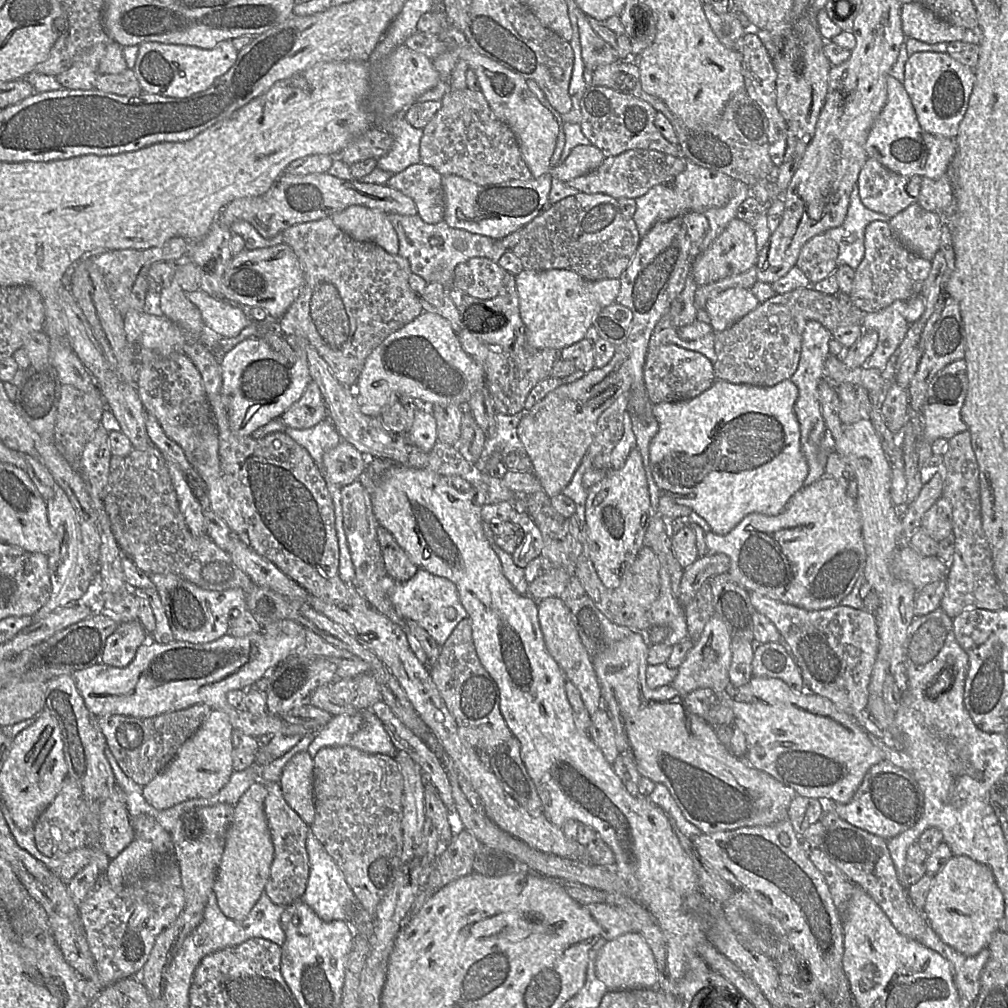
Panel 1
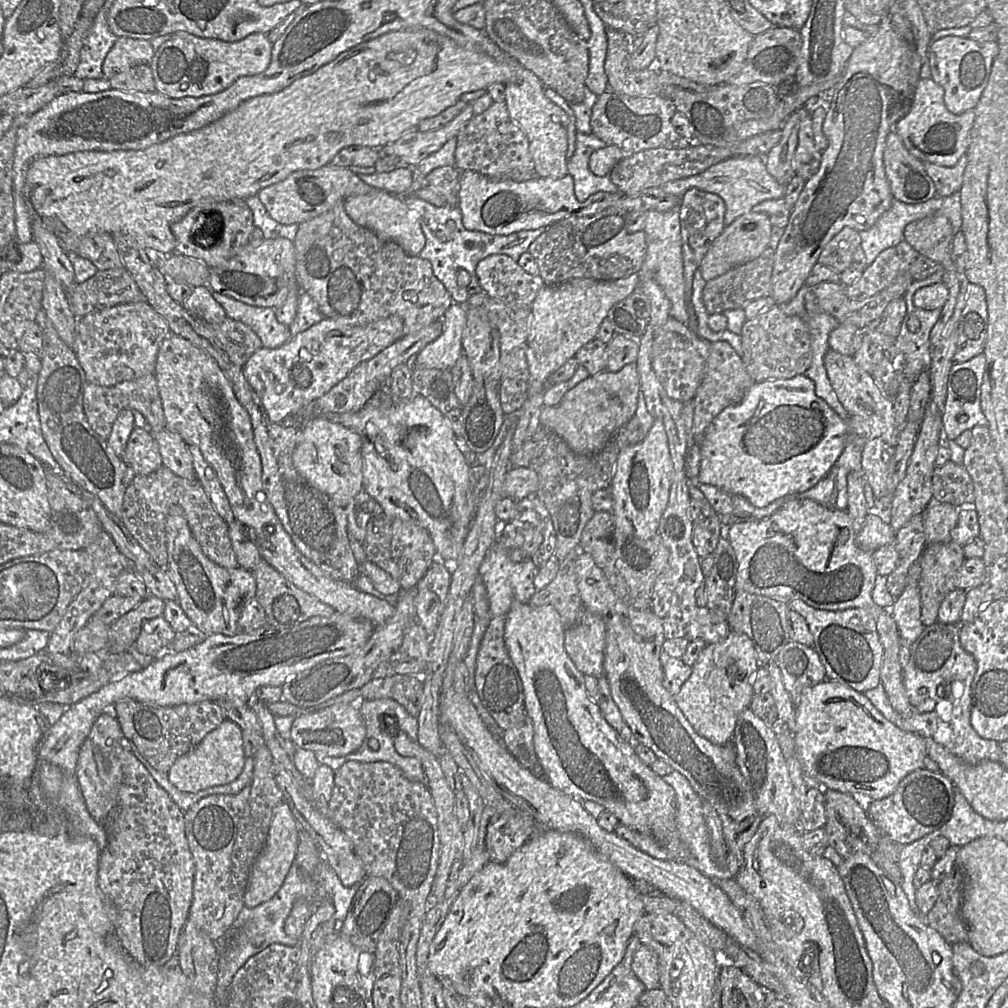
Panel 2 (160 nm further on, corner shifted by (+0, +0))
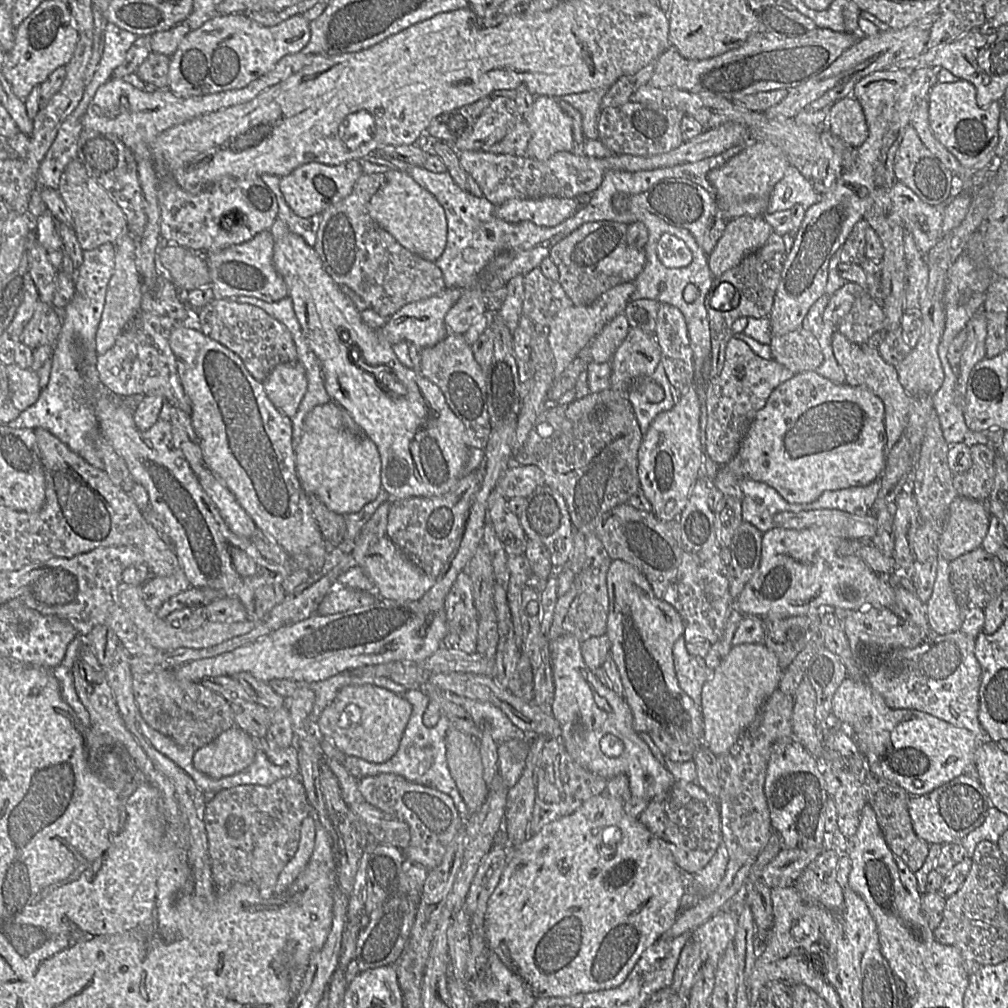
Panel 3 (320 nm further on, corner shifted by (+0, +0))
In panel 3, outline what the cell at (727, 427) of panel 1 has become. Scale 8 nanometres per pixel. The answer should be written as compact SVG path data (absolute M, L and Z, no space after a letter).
M816 371L795 374L791 379L779 385L770 394L766 405L756 414L747 433L742 439L735 457L725 466L739 478L746 478L756 482L766 483L790 503L811 503L826 491L841 490L855 486L866 486L878 480L886 465L887 452L884 423L883 401L866 387L851 386L847 383L835 384Z

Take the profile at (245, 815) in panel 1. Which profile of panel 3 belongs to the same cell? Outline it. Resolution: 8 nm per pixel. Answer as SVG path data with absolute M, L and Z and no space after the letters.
M308 816L300 827L300 839L297 851L287 864L273 889L273 896L284 893L299 877L307 866L315 845L316 828L313 817Z

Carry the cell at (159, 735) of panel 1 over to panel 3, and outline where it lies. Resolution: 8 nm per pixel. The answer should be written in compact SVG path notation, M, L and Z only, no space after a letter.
M174 670L133 676L133 694L145 723L181 746L200 749L235 726L231 704L222 695L206 688L202 682L180 679Z

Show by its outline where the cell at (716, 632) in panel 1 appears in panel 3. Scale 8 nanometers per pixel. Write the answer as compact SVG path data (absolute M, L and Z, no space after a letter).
M764 644L733 646L702 688L703 743L716 755L728 751L752 723L761 706L778 689L782 675L776 655Z

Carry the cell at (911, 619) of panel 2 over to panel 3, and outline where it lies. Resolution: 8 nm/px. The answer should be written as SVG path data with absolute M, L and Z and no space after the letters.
M939 559L933 591L925 604L928 629L933 635L960 631L963 611L950 583L949 561Z

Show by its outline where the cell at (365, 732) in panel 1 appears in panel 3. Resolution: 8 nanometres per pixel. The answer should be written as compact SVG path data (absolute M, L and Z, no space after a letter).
M408 690L401 696L412 705L413 709L396 754L383 763L373 763L357 757L347 757L341 765L356 779L391 773L403 777L408 782L436 789L451 797L460 816L467 816L468 813L463 798L447 764L446 734L450 727L448 718L443 714L439 717L436 725L426 727L423 723L423 715L430 703L430 698L419 690Z

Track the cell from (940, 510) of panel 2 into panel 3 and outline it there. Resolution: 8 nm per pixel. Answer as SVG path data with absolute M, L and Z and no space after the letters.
M961 496L952 501L939 538L940 559L950 562L981 547L991 519L986 502Z

